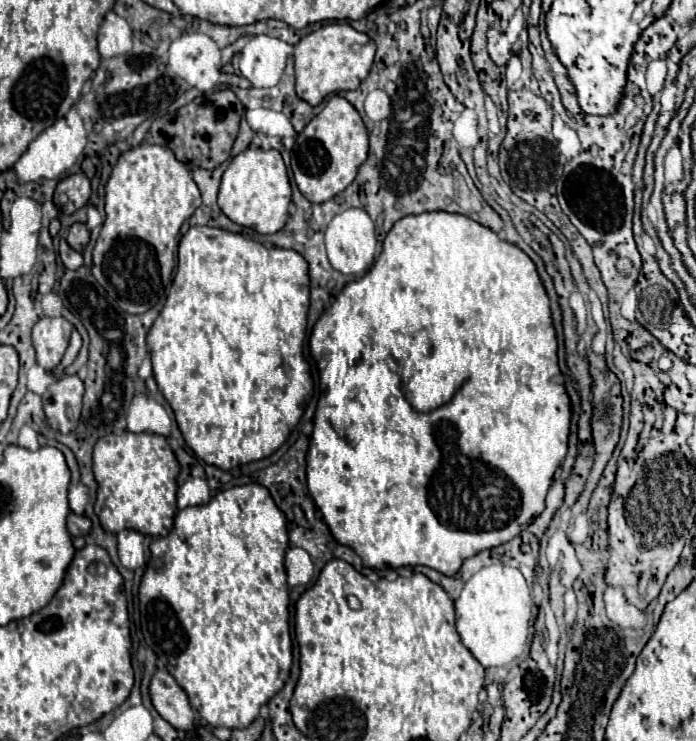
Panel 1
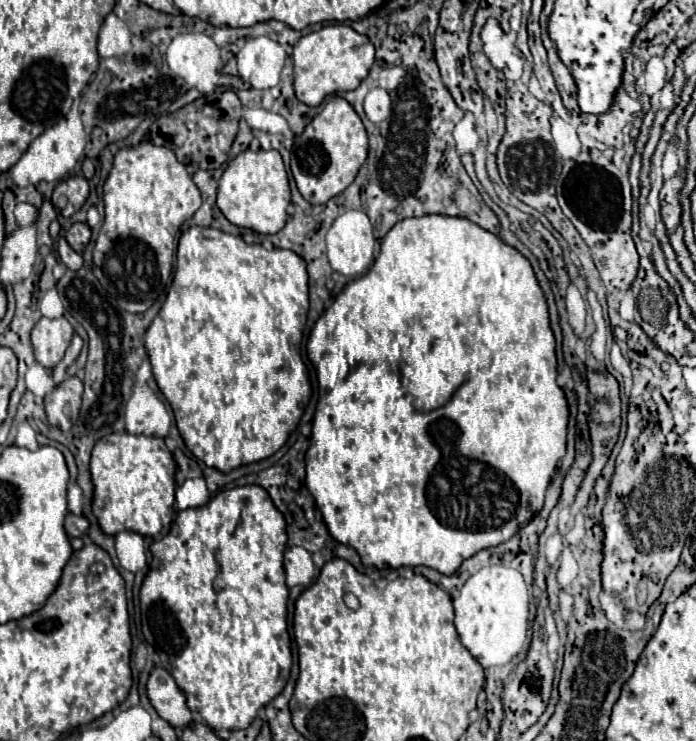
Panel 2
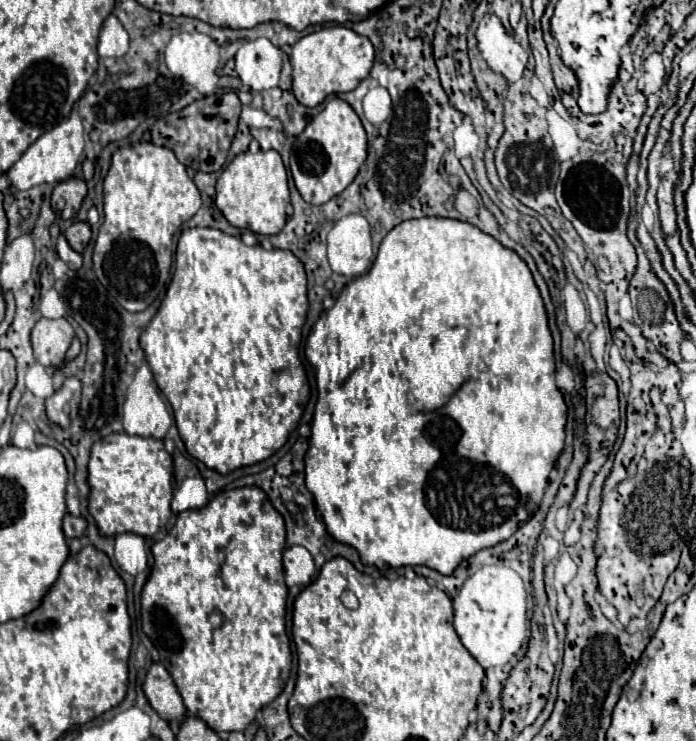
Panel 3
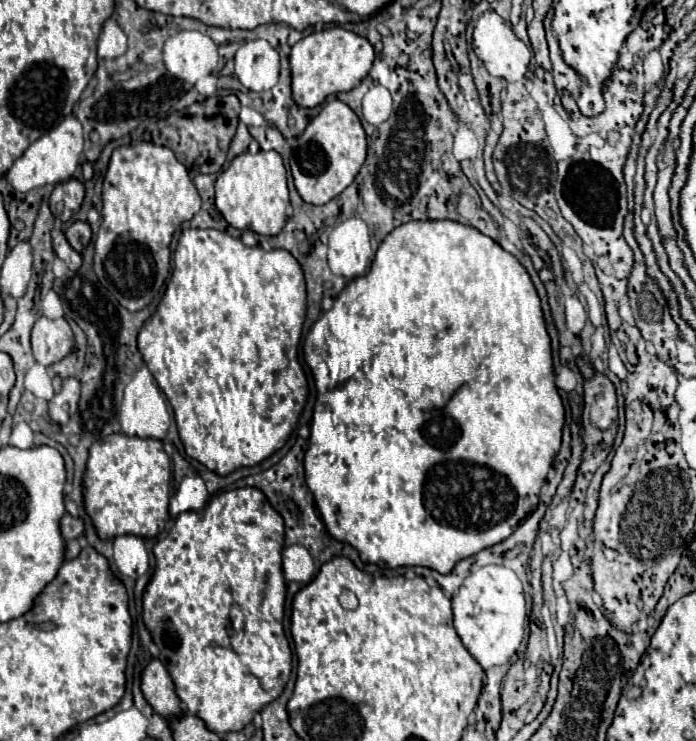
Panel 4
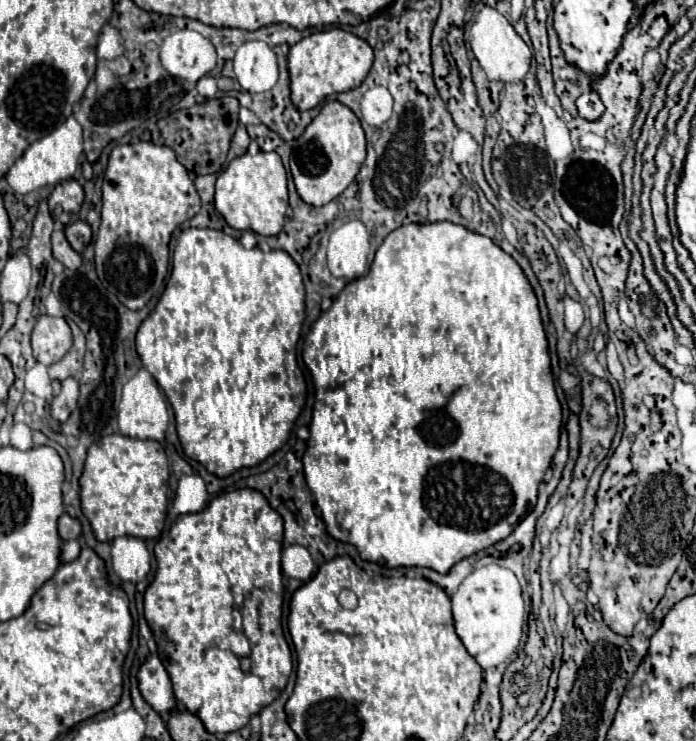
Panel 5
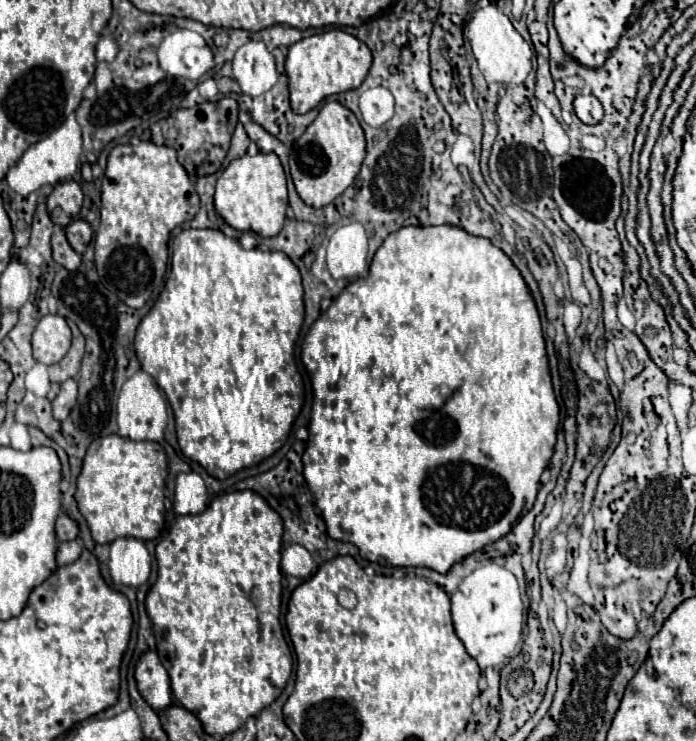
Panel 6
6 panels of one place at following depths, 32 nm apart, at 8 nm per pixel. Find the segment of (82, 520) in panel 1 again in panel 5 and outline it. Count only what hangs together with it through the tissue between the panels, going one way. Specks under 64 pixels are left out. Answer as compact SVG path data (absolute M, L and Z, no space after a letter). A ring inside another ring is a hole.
M62 514L58 520L58 534L60 540L74 540L80 536L80 522L70 518L68 514Z

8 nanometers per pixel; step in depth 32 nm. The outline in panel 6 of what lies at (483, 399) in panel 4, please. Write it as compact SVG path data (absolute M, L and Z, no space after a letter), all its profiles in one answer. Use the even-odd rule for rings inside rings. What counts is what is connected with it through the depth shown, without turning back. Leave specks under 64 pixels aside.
M448 224L432 228L406 226L392 232L376 250L368 276L352 280L330 304L330 308L322 312L320 318L312 324L302 342L300 360L310 376L314 390L308 424L310 438L302 456L304 478L310 492L314 494L328 534L334 540L356 544L362 558L382 566L424 566L446 574L458 560L508 534L512 524L516 524L516 520L530 508L530 504L534 504L540 474L544 472L554 452L560 408L552 390L536 304L520 272L490 240L468 236L462 228Z

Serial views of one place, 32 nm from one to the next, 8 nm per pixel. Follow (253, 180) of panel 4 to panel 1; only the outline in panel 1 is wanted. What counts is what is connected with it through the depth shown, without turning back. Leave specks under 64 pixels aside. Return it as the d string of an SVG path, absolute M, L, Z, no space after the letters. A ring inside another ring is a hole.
M244 150L228 164L218 192L220 210L236 224L252 228L260 234L276 234L288 218L288 204L292 200L290 182L284 160L278 150Z

